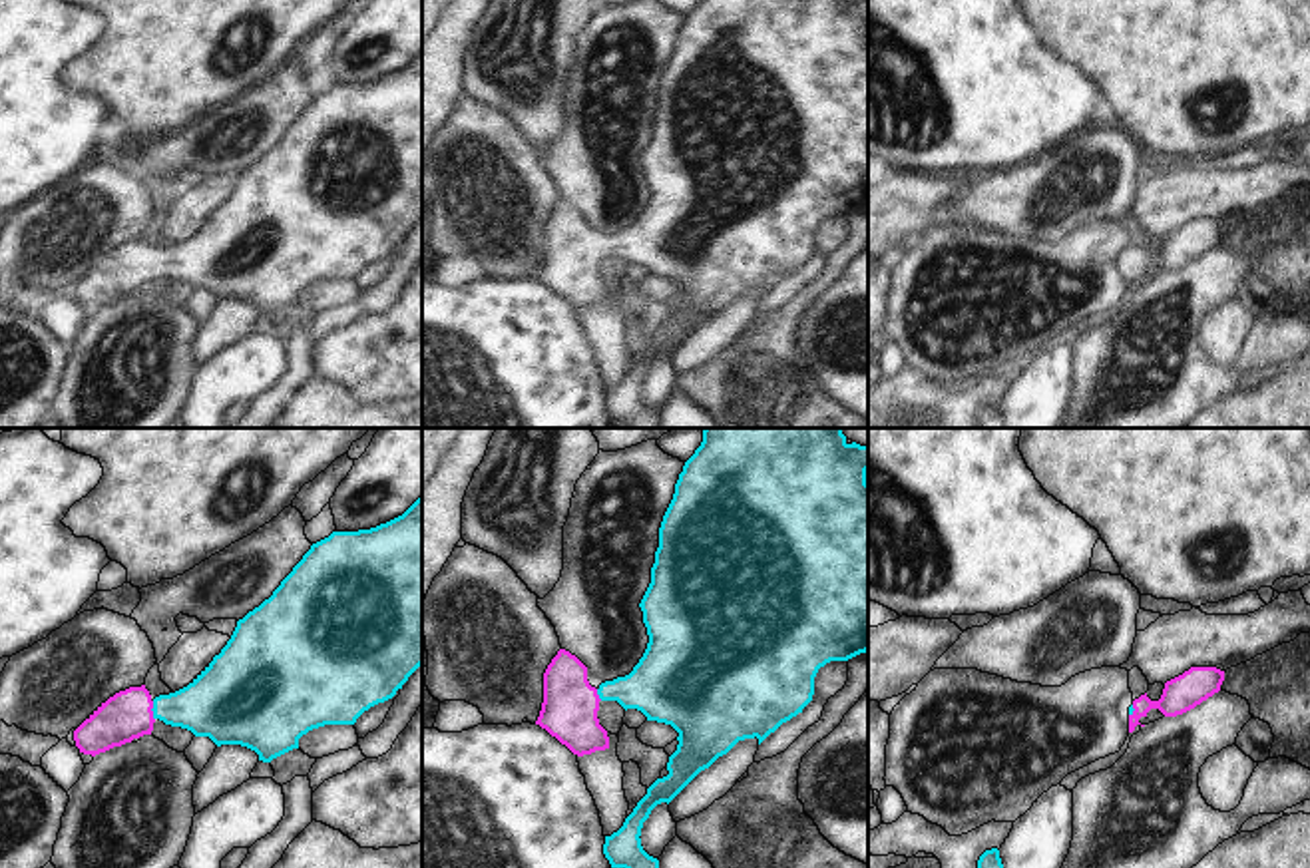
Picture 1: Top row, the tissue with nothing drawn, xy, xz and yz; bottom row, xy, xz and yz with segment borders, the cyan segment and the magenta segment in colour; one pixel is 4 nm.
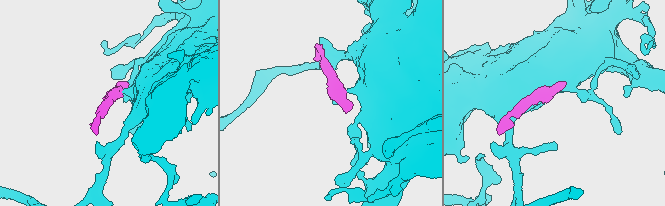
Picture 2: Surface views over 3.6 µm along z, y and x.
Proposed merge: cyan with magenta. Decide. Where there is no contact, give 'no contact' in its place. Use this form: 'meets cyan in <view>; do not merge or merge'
meets cyan in xy; merge

